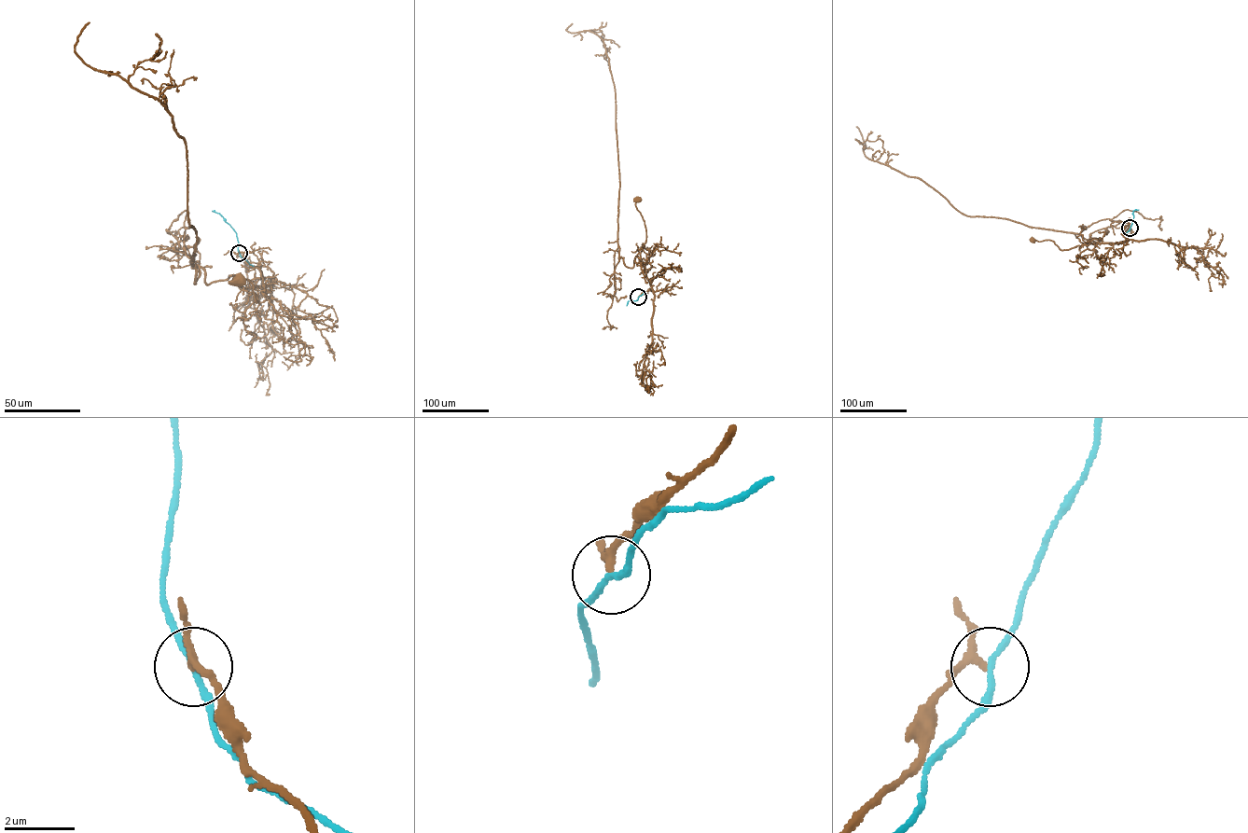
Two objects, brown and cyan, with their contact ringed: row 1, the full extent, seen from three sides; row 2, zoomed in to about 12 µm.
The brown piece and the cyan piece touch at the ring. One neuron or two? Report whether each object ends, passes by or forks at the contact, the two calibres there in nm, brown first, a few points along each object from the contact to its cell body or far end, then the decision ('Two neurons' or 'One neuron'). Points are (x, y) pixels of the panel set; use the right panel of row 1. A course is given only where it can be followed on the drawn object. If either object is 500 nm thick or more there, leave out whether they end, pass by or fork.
At the ring brown passes by. At the ring cyan passes by. Thickness 180 nm (brown) against 150 nm. Course of brown: (1130, 228), (1123, 234), (1125, 241), (1087, 243), (1068, 249), (1060, 250), (1050, 240), (1032, 241). Course of cyan: (1130, 228), (1133, 211), (1138, 210). One neuron

